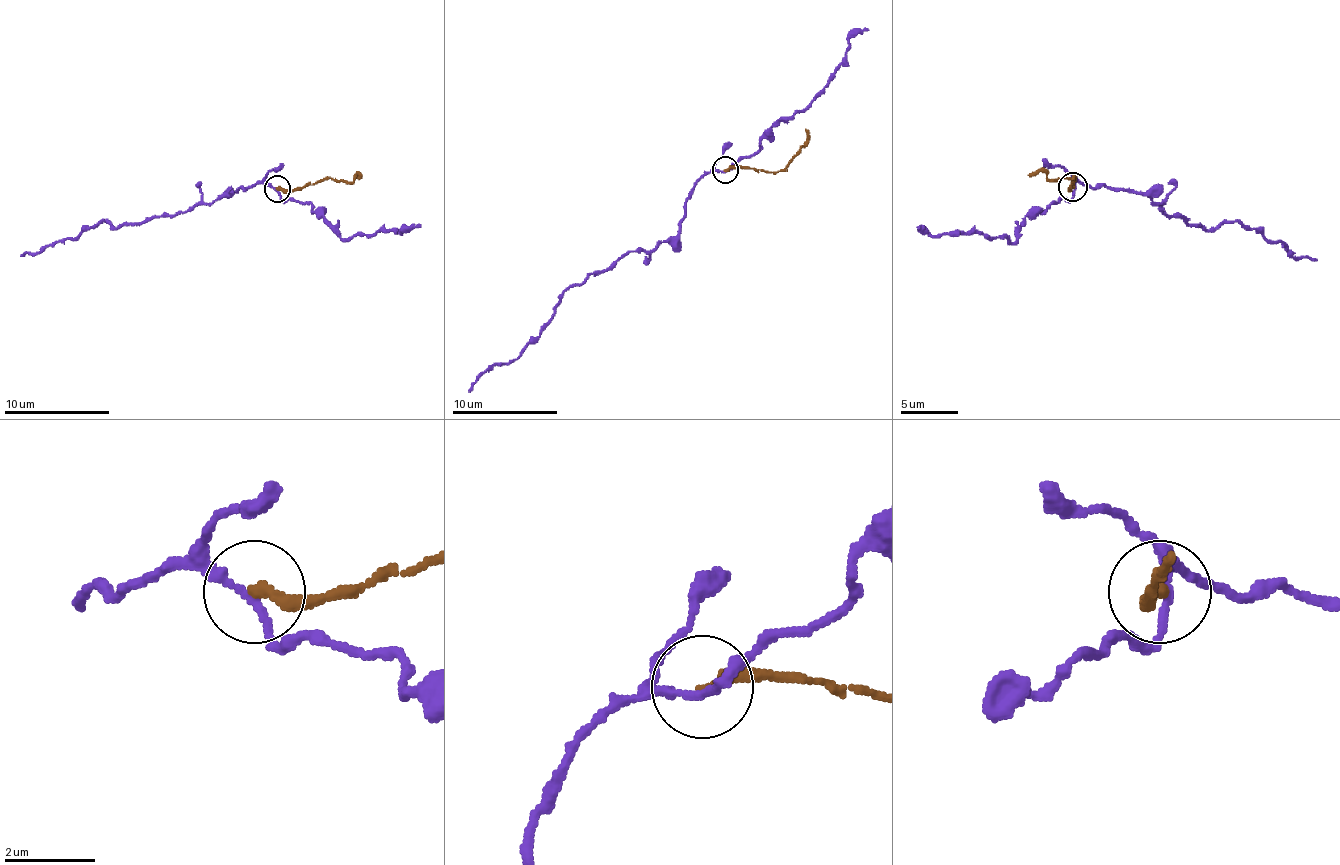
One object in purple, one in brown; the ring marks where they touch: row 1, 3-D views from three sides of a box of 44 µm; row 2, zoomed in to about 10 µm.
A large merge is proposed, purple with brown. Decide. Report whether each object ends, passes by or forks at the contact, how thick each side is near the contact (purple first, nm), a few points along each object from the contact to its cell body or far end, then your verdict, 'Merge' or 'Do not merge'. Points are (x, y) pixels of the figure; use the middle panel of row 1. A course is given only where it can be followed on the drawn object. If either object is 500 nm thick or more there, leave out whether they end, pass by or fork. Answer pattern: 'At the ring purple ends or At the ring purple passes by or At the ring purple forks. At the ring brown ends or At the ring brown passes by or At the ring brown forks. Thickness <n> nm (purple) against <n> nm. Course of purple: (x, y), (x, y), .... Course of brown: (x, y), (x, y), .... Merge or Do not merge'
At the ring purple passes by. At the ring brown ends. Thickness 170 nm (purple) against 280 nm. Course of purple: (723, 170), (694, 186), (678, 233), (647, 252), (620, 254), (573, 283), (526, 349), (492, 365), (468, 391). Course of brown: (726, 170), (749, 167), (770, 173), (781, 170), (805, 144), (805, 128). Do not merge

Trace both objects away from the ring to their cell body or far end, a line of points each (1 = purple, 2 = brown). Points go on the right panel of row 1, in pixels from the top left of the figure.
1: (1073, 186), (1076, 180), (1091, 189), (1142, 191), (1163, 203), (1166, 215), (1209, 229), (1241, 220), (1316, 261)
2: (1073, 186), (1070, 189), (1076, 177), (1050, 180), (1044, 171), (1027, 174)

